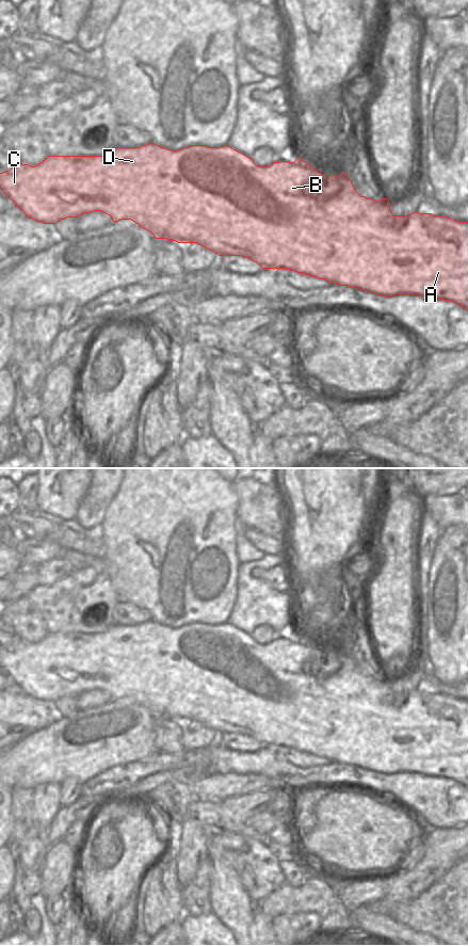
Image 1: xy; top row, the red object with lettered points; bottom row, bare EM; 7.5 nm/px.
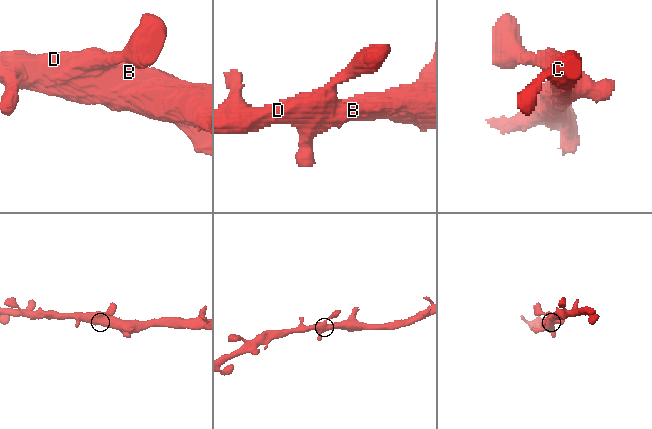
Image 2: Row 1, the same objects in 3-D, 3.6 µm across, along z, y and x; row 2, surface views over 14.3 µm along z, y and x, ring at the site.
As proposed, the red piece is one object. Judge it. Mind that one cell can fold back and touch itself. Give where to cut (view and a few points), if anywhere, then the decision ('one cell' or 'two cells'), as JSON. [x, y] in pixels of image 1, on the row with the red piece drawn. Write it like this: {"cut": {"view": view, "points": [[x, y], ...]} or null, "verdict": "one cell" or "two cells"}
{"cut": null, "verdict": "one cell"}

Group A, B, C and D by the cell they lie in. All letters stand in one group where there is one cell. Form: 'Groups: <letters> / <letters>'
Groups: A B C D

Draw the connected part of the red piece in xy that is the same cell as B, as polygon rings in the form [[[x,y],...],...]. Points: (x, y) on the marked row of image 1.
[[[148,143],[140,147],[114,147],[103,156],[47,156],[39,164],[31,166],[15,161],[15,165],[0,173],[0,188],[18,207],[26,218],[44,224],[55,224],[67,218],[78,218],[84,213],[101,211],[111,217],[113,222],[131,220],[148,230],[156,239],[167,239],[178,243],[197,243],[219,256],[242,256],[257,262],[262,269],[289,269],[304,273],[329,284],[349,286],[366,292],[393,296],[396,294],[417,294],[427,299],[451,301],[468,311],[468,222],[459,222],[445,215],[419,213],[393,215],[388,198],[374,201],[361,196],[345,173],[338,176],[324,175],[300,157],[294,162],[273,162],[270,166],[257,166],[252,158],[233,149],[229,145],[208,147],[191,145],[176,151]]]

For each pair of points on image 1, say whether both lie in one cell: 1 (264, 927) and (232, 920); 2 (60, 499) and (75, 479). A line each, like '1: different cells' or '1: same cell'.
1: different cells
2: same cell

